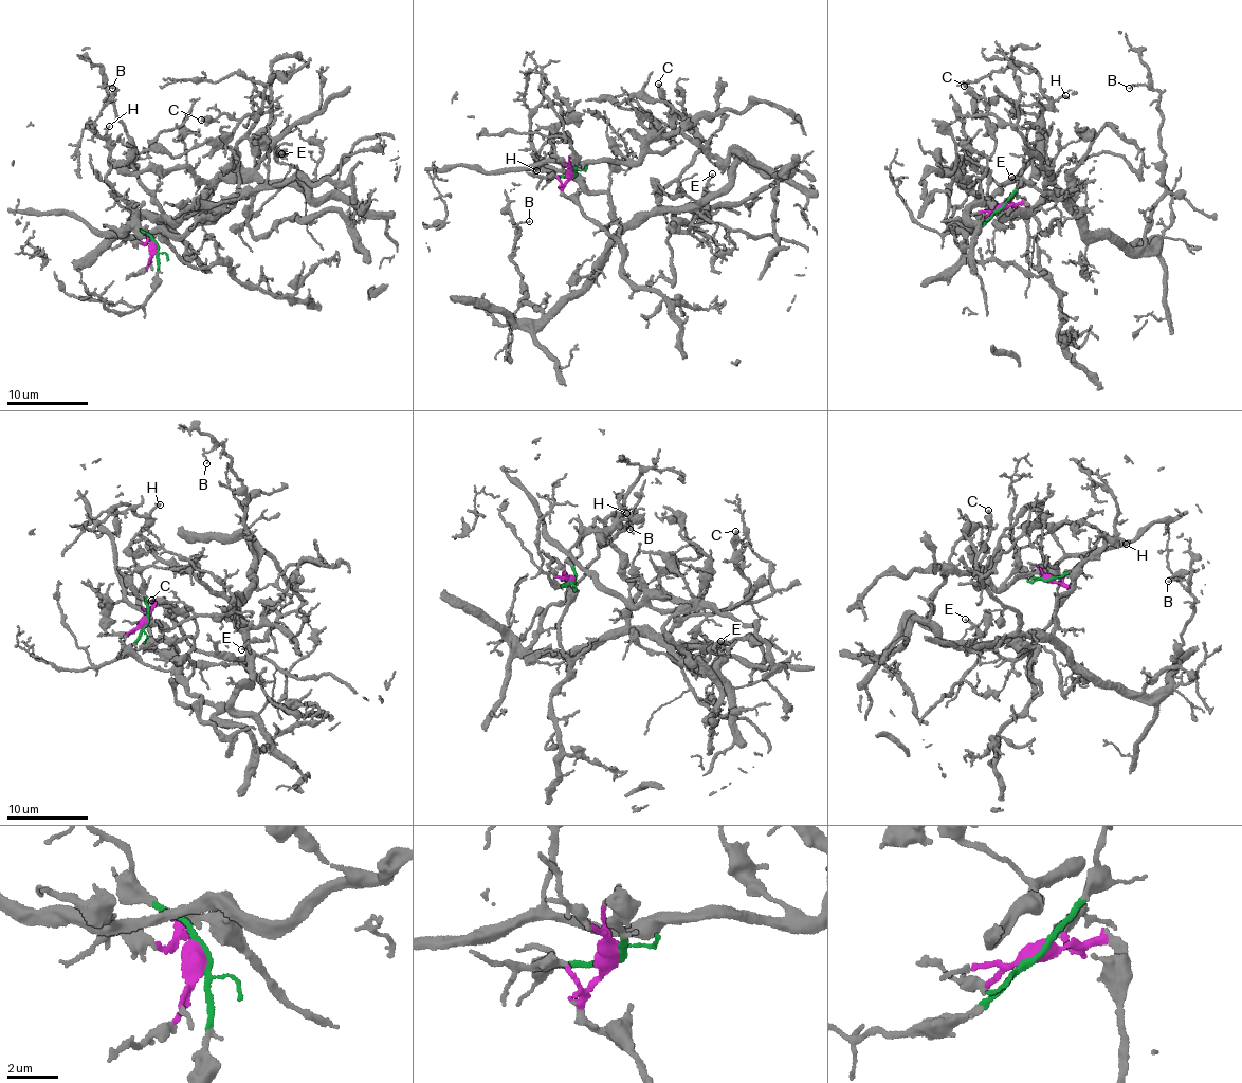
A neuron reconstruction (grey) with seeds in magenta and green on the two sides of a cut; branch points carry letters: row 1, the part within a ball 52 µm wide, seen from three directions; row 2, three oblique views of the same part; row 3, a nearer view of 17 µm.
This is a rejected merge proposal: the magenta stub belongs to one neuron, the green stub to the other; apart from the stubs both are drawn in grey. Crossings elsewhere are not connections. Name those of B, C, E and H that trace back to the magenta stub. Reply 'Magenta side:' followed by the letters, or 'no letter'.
Magenta side: no letter

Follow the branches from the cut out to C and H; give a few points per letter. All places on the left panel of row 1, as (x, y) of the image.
C: (156, 245), (108, 181), (112, 168), (186, 168), (212, 181), (239, 171), (238, 140), (256, 112), (200, 121)
H: (156, 245), (133, 220), (106, 178), (111, 151), (106, 133), (110, 125)

